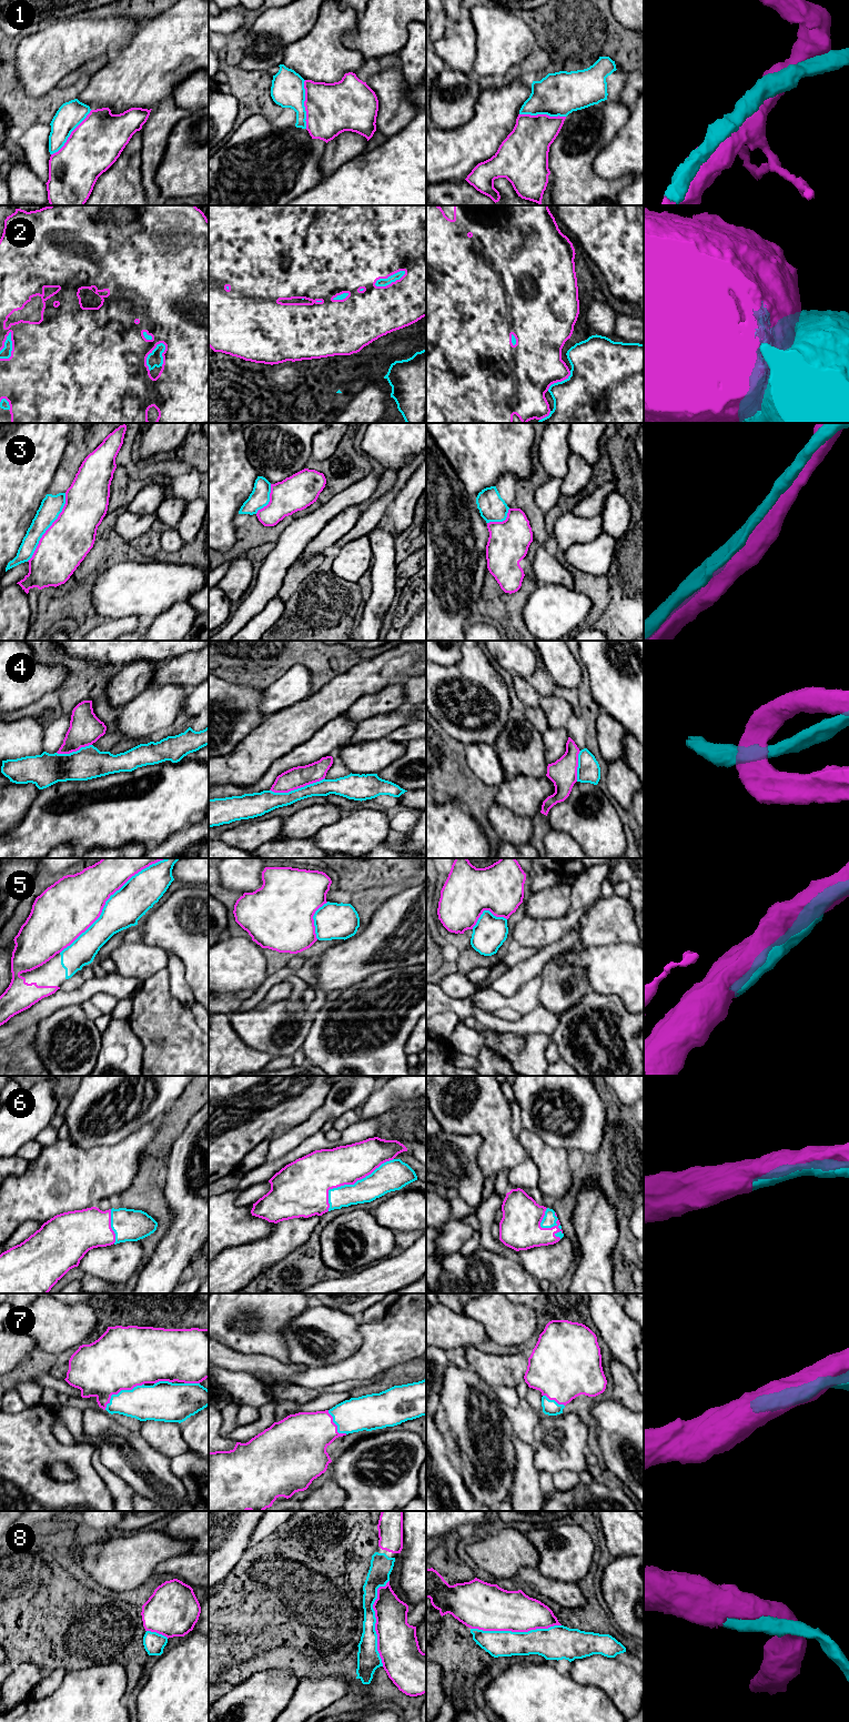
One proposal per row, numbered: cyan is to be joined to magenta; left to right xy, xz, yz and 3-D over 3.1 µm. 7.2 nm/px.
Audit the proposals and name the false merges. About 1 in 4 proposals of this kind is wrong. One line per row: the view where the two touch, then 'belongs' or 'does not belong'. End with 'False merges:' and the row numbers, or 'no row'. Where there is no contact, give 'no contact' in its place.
1: meets magenta in xz; belongs
2: meets magenta in xz; does not belong
3: meets magenta in xy; does not belong
4: meets magenta in xz; does not belong
5: meets magenta in xy; belongs
6: meets magenta in xz; belongs
7: meets magenta in xy; belongs
8: meets magenta in yz; belongs
False merges: 2, 3, 4

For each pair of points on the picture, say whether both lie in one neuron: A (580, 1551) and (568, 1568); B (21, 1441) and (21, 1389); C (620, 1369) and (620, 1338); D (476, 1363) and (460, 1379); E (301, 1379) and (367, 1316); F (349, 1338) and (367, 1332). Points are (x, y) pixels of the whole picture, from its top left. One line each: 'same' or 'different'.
A: same
B: different
C: different
D: different
E: different
F: different

